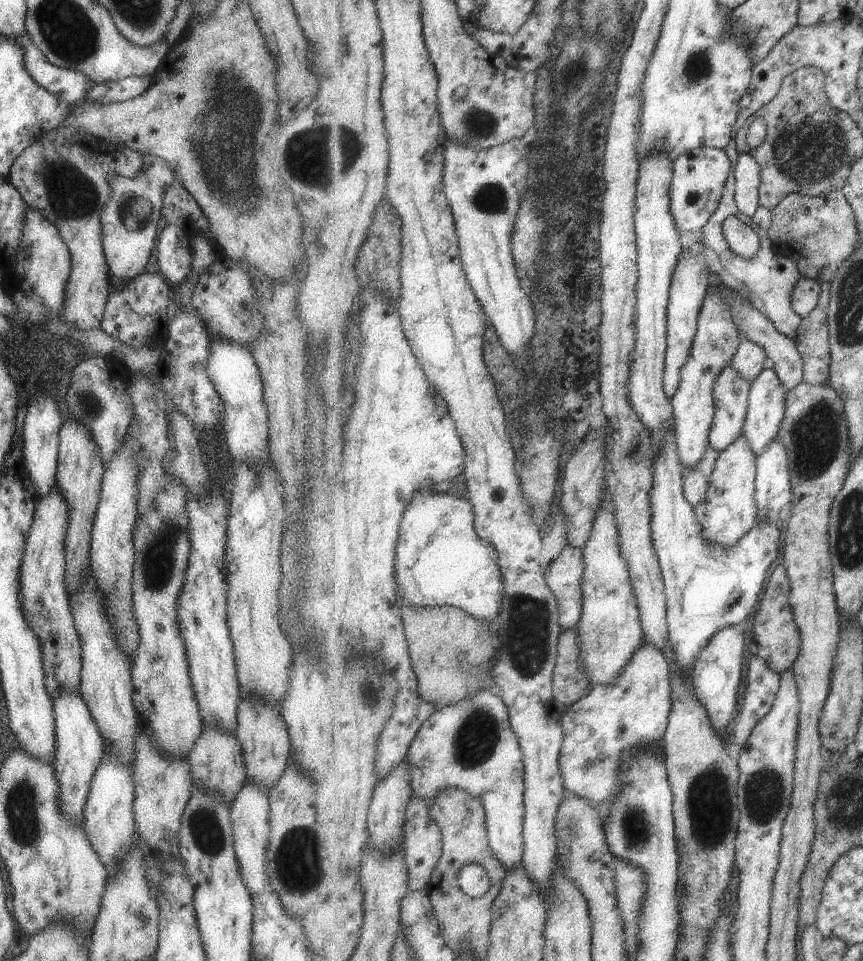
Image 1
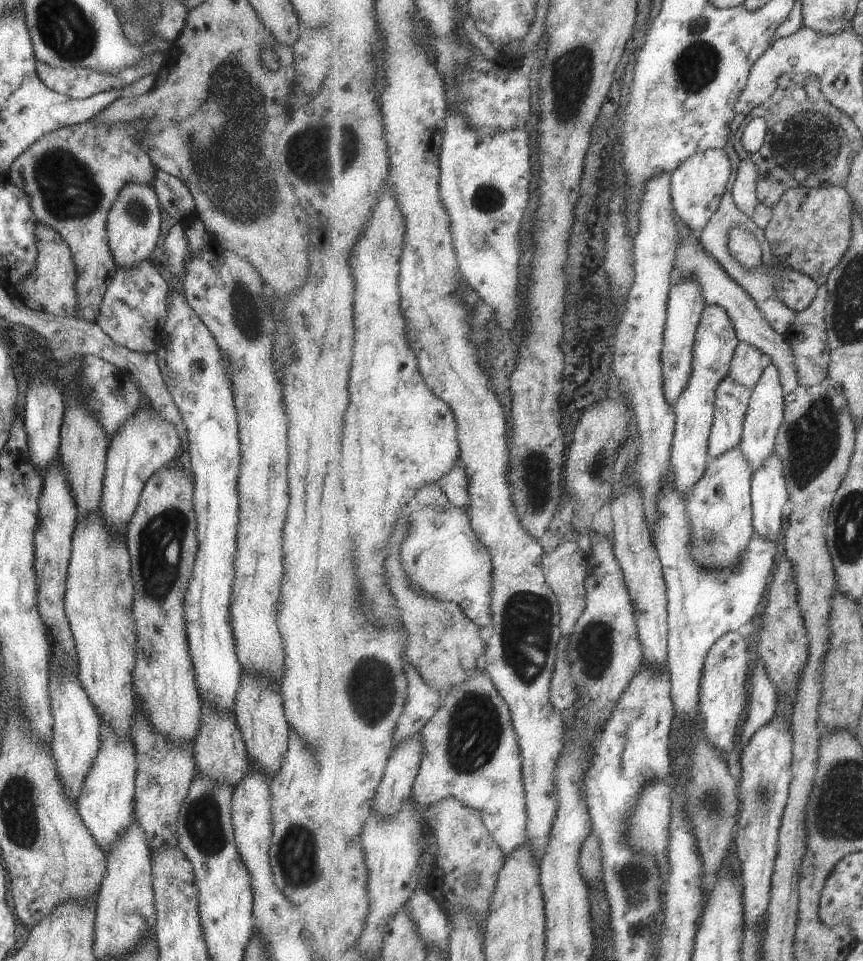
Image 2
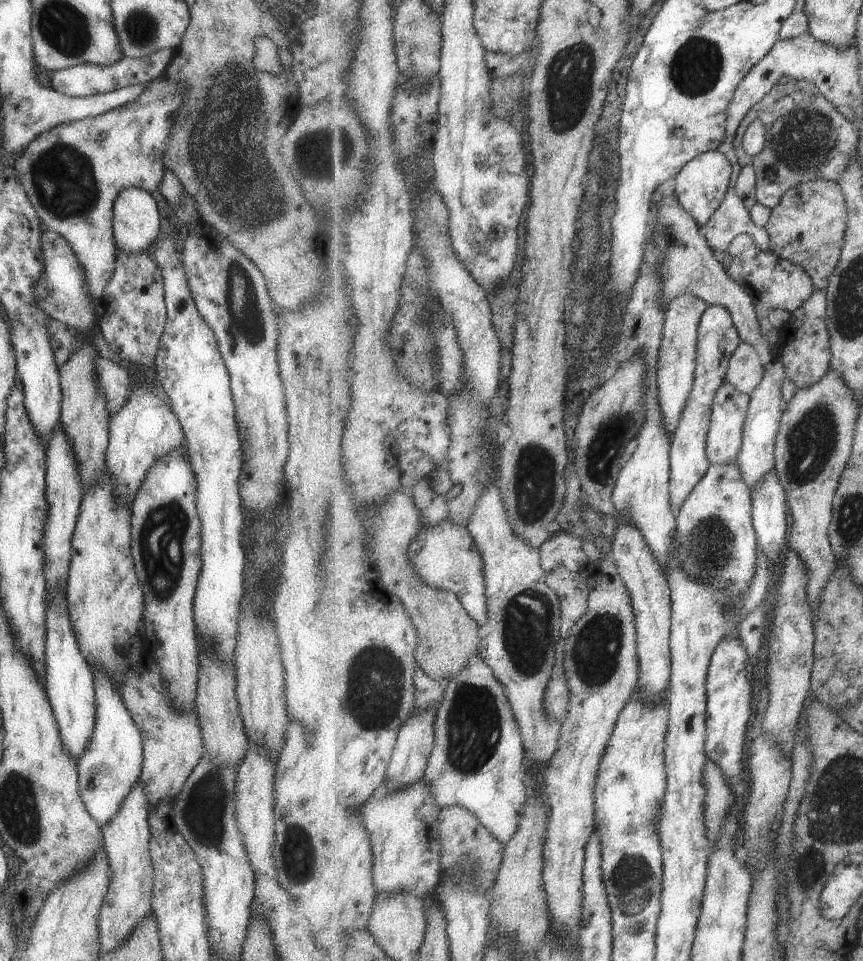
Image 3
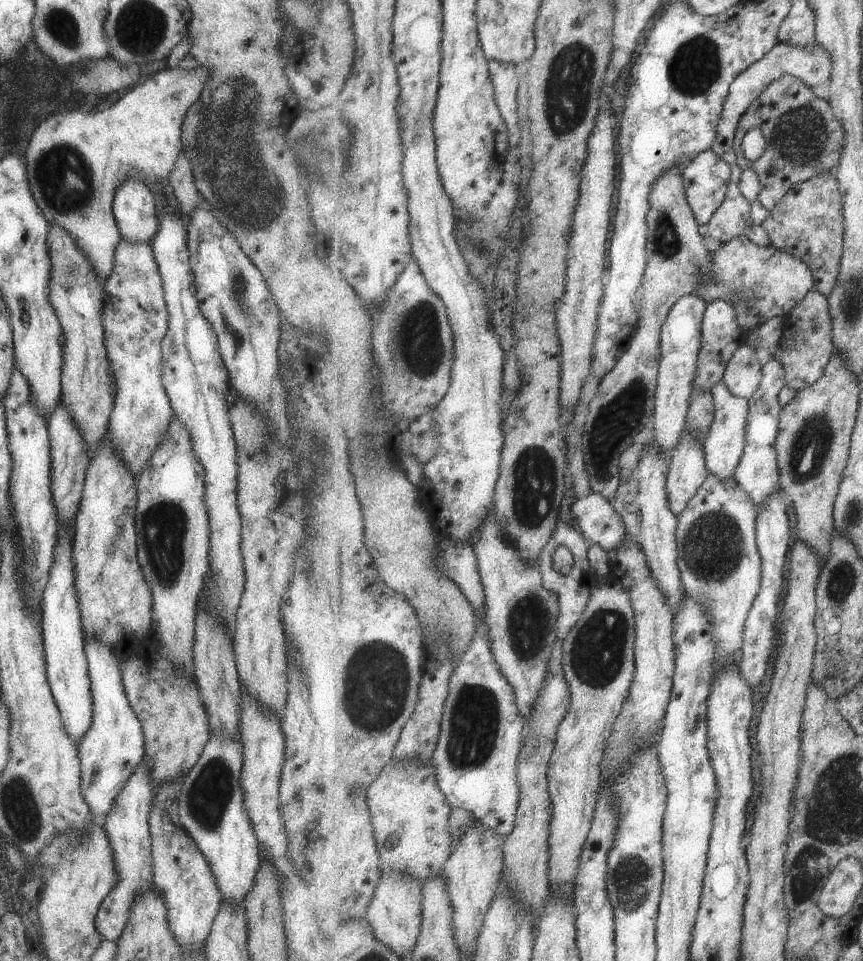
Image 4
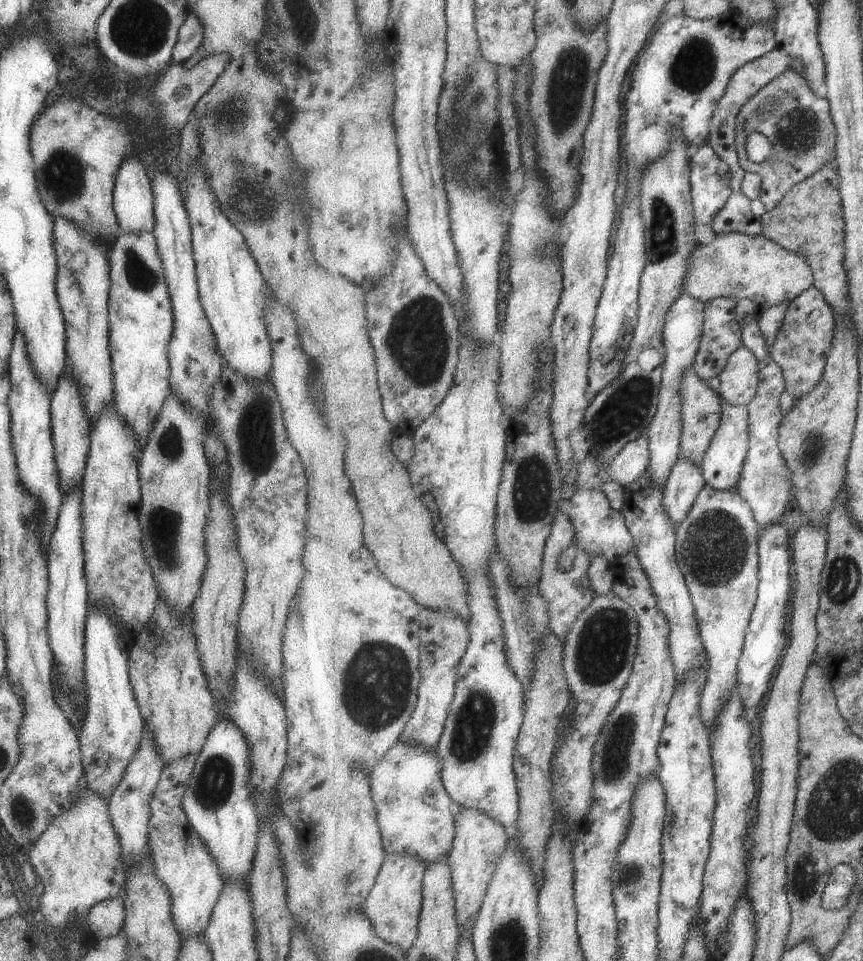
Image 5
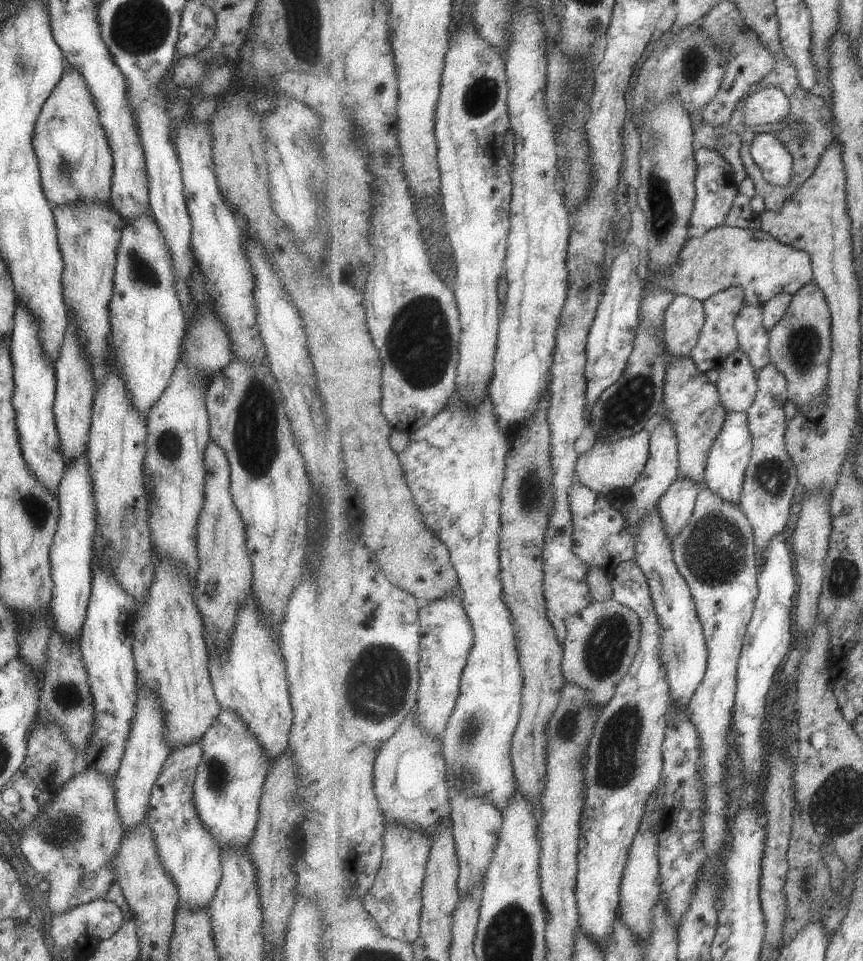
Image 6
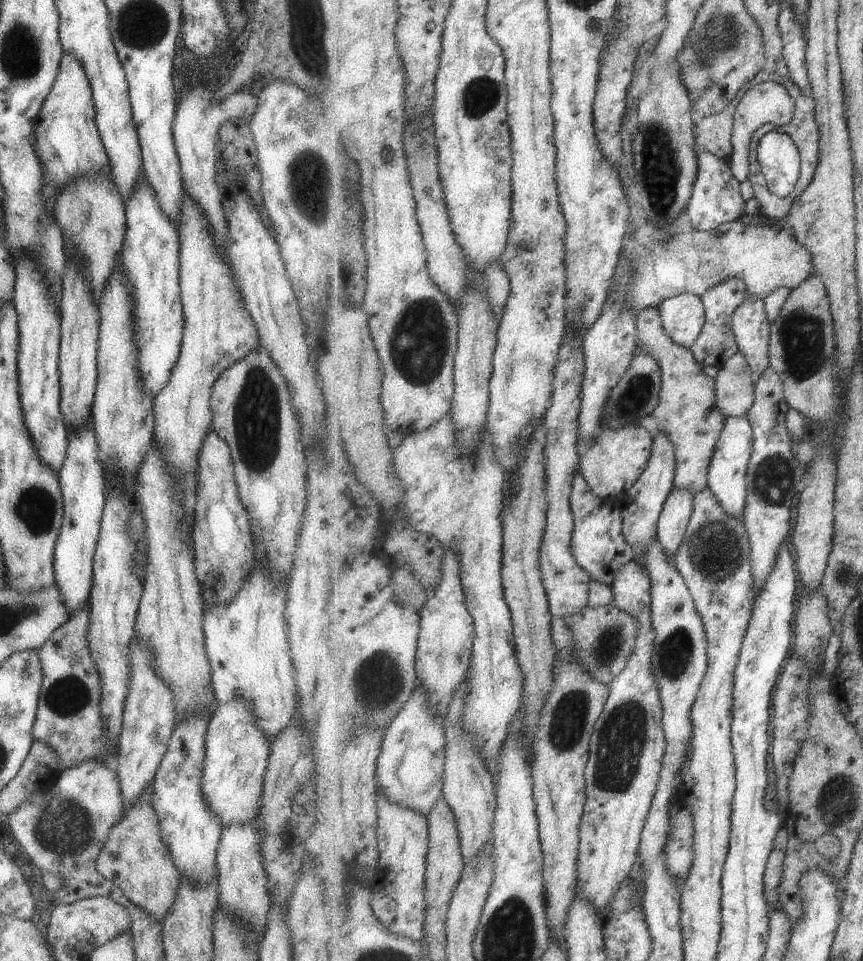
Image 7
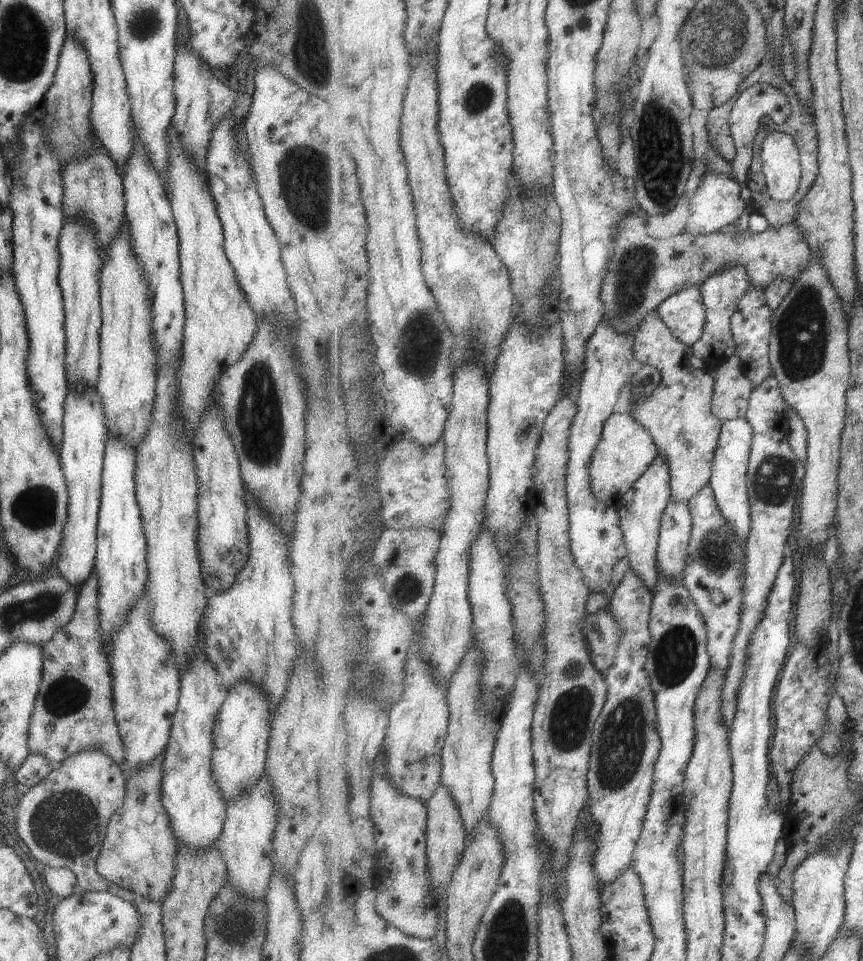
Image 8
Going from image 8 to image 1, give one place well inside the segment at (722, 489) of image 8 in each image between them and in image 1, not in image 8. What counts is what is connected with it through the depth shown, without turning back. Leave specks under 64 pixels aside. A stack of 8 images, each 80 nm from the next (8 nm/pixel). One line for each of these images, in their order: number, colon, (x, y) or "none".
1: (732, 392)
2: (733, 400)
3: (730, 409)
4: (724, 446)
5: (724, 461)
6: (728, 461)
7: (727, 475)

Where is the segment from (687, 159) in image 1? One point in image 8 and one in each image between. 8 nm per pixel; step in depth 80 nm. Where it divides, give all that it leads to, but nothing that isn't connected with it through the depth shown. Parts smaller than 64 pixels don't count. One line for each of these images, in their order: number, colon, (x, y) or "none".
2: (698, 186)
3: (701, 186)
4: (706, 179)
5: (711, 176)
6: (716, 188)
7: (717, 200)
8: (716, 202)

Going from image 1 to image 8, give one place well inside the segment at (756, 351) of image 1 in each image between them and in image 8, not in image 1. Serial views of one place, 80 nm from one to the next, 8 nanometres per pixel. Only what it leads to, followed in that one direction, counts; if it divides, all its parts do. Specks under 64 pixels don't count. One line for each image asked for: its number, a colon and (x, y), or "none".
2: (747, 370)
3: (745, 372)
4: (744, 375)
5: (740, 380)
6: (738, 383)
7: (735, 384)
8: (733, 390)

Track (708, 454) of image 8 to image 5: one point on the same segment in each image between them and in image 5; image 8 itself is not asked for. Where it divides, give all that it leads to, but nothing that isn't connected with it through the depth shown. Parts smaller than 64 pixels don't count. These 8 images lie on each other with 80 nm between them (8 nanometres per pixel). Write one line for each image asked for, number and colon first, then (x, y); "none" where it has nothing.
5: (703, 408)
6: (694, 406)
7: (688, 413)

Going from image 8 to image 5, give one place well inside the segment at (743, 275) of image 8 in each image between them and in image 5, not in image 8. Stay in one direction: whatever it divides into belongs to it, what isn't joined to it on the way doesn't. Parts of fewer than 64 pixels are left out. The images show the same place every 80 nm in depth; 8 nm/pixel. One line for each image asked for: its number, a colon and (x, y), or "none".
5: (722, 336)
6: (719, 339)
7: (717, 342)

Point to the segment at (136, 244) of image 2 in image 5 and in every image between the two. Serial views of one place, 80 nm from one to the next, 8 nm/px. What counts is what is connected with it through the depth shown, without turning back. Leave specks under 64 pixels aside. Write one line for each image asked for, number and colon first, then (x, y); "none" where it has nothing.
3: (135, 221)
4: (133, 209)
5: (132, 201)

